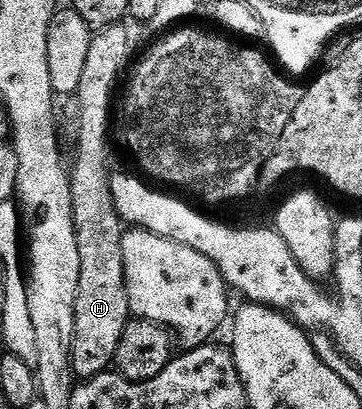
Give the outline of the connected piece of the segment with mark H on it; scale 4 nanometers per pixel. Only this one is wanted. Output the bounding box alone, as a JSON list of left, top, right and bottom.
[69,22,132,381]

